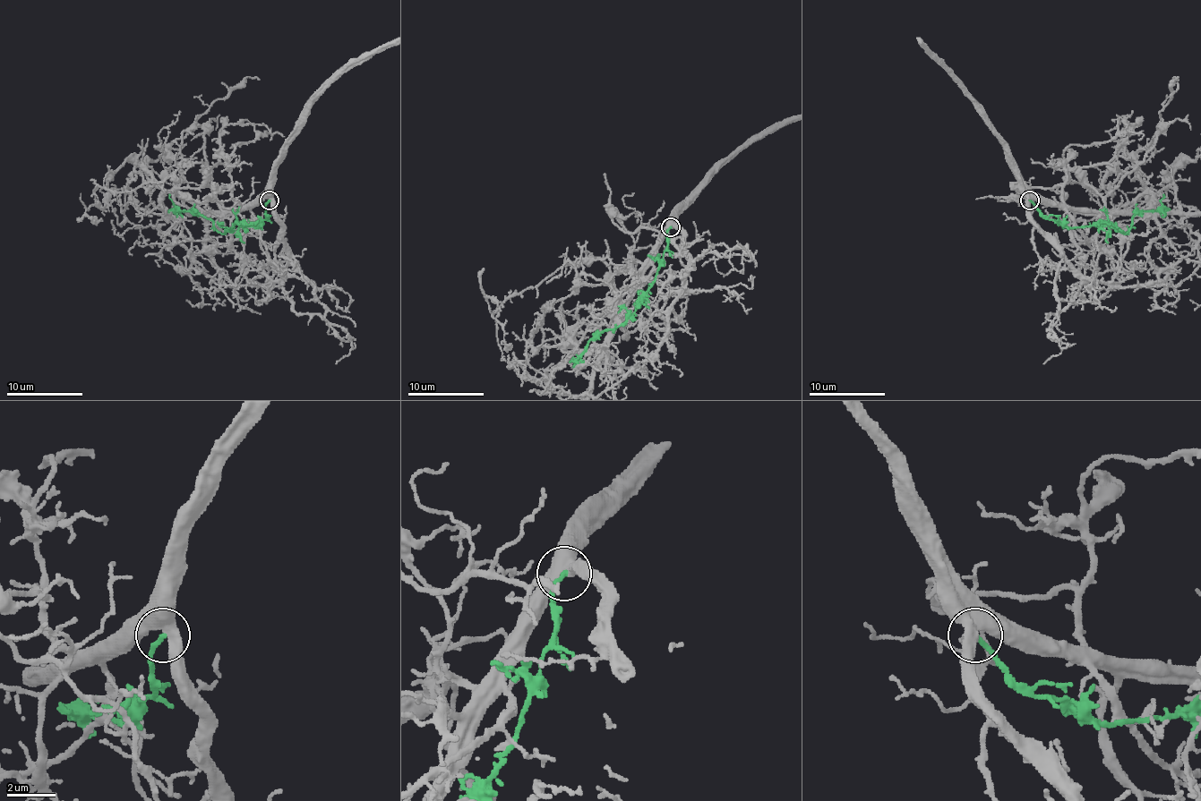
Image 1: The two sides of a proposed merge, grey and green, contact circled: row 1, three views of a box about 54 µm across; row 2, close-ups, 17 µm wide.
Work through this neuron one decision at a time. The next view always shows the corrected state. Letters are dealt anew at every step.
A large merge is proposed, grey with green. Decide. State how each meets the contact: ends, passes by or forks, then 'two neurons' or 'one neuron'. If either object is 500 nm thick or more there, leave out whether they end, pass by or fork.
two neurons

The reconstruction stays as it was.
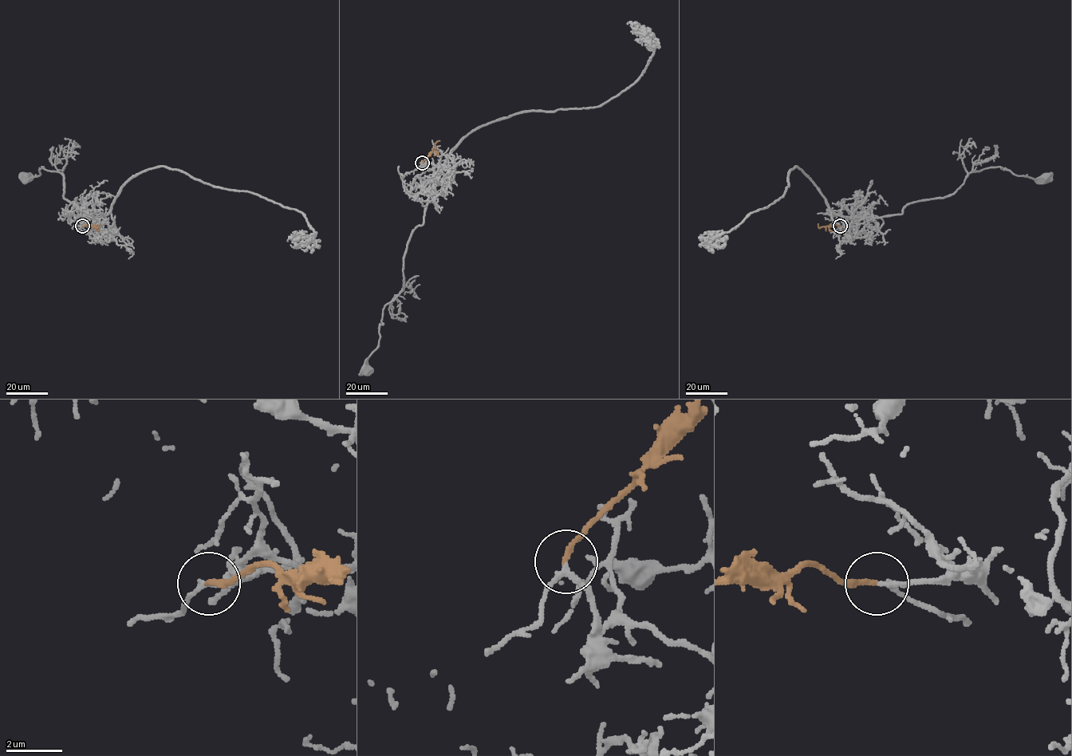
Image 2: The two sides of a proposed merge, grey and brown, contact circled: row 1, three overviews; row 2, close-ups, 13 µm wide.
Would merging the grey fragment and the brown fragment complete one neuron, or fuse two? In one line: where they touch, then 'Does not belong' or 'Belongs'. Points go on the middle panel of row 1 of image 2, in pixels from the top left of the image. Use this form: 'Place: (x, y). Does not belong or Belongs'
Place: (422, 163). Belongs

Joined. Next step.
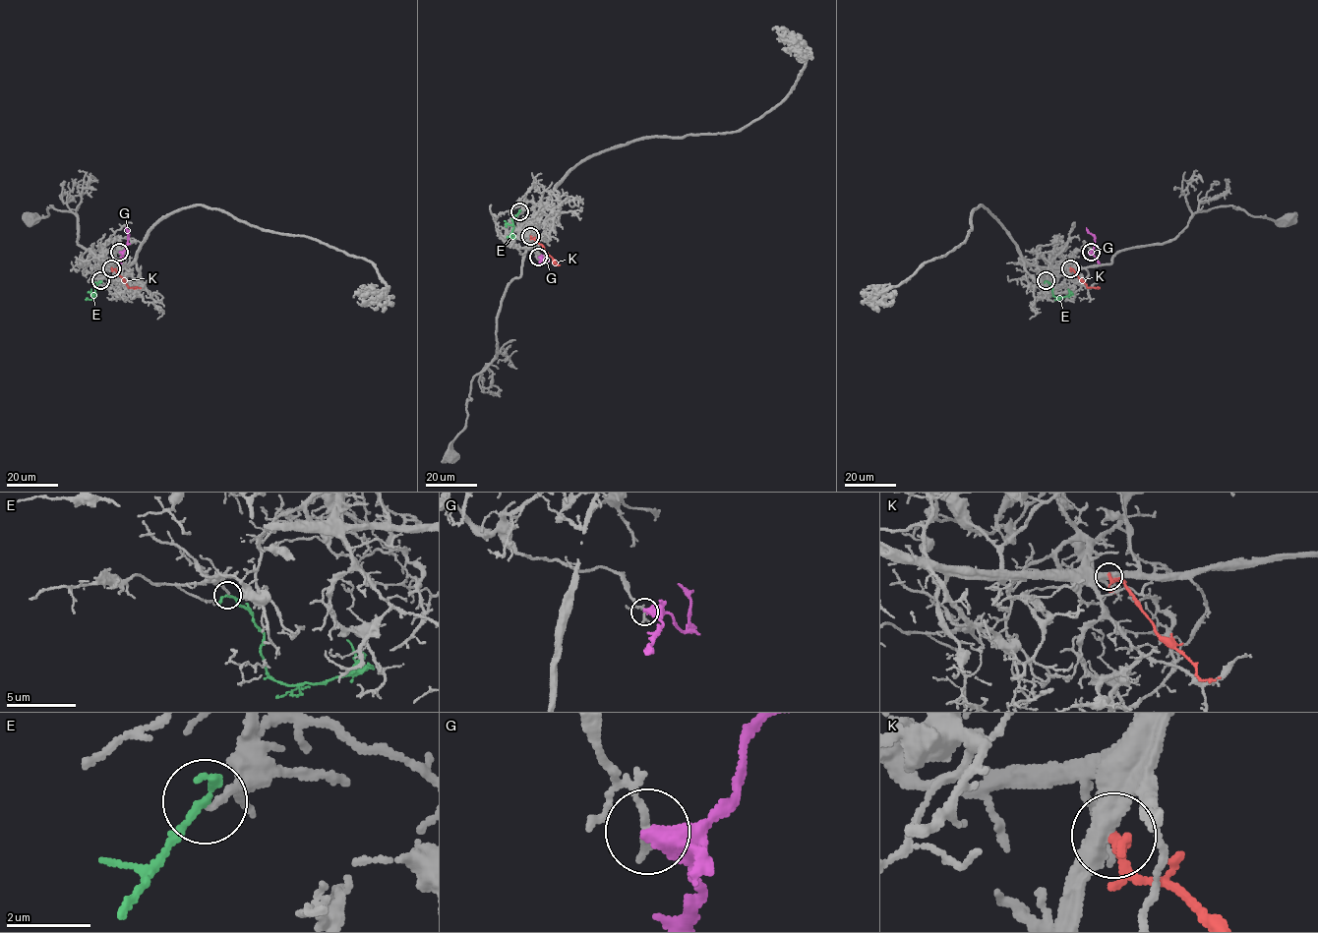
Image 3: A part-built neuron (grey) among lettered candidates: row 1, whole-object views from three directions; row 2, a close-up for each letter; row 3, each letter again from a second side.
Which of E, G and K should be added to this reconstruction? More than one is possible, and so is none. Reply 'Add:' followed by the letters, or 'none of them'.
Add: E

